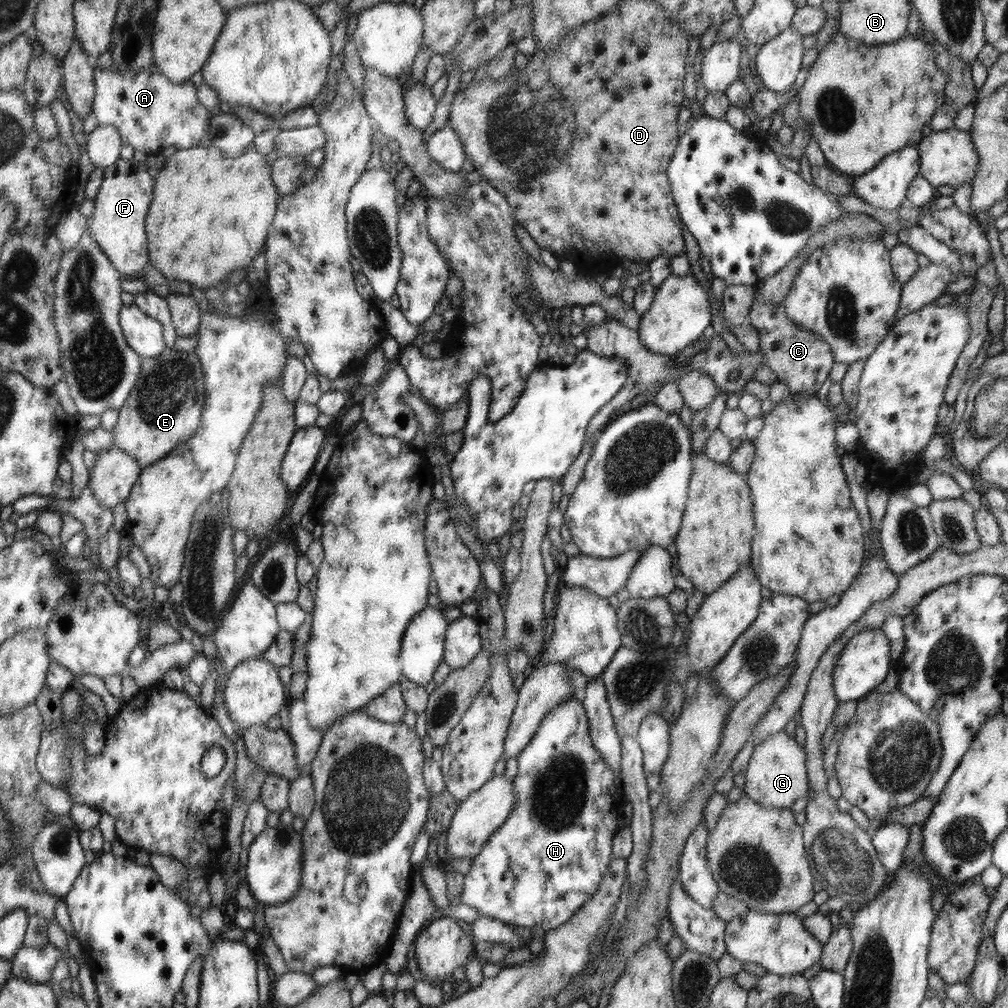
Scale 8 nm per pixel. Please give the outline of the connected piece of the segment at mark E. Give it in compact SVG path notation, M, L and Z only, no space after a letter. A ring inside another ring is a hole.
M176 348L162 350L156 358L143 358L138 380L132 388L126 402L119 410L117 424L113 429L113 446L121 447L128 455L133 455L142 468L154 465L168 454L172 453L179 445L189 440L197 432L201 422L201 413L205 404L204 372L195 351L186 352Z

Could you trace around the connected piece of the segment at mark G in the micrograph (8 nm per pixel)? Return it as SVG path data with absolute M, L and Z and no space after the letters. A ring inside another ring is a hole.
M785 731L776 733L754 746L749 763L744 768L745 783L742 794L756 799L764 807L791 808L798 798L807 796L806 765L806 754L796 744L796 740Z

